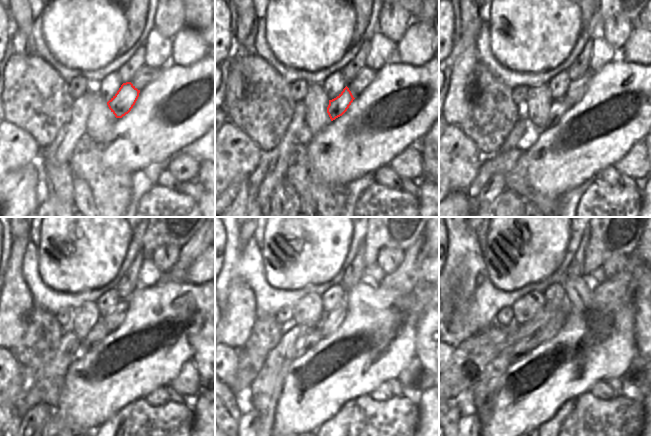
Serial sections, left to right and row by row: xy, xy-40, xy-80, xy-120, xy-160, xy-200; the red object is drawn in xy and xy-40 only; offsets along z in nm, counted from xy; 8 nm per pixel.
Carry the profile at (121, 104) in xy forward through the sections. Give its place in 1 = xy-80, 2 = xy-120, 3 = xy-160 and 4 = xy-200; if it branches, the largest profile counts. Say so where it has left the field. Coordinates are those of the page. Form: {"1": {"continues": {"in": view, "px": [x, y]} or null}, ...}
{"1": {"continues": {"in": "xy-80", "px": [558, 107]}}, "2": {"continues": {"in": "xy-120", "px": [99, 332]}}, "3": {"continues": {"in": "xy-160", "px": [293, 352]}}, "4": {"continues": {"in": "xy-200", "px": [519, 350]}}}

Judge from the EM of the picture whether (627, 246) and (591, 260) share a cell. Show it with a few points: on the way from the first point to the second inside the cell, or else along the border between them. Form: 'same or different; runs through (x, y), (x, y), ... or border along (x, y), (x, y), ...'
same; runs through (618, 246), (605, 246), (600, 251)

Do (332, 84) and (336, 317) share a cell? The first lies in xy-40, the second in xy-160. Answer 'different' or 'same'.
different

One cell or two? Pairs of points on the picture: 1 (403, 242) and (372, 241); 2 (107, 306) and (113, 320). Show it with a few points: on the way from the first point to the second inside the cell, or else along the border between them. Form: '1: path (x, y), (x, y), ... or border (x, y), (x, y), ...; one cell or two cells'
1: path (395, 241), (380, 241); one cell
2: border (121, 300), (109, 313), (101, 316); two cells

